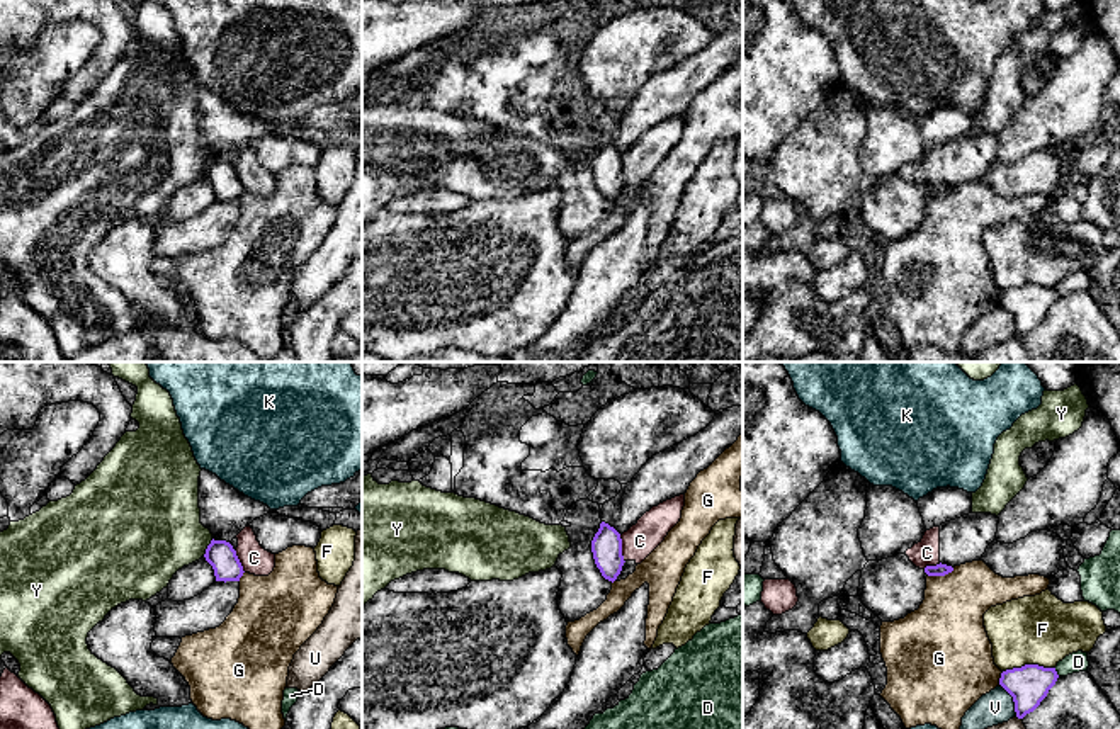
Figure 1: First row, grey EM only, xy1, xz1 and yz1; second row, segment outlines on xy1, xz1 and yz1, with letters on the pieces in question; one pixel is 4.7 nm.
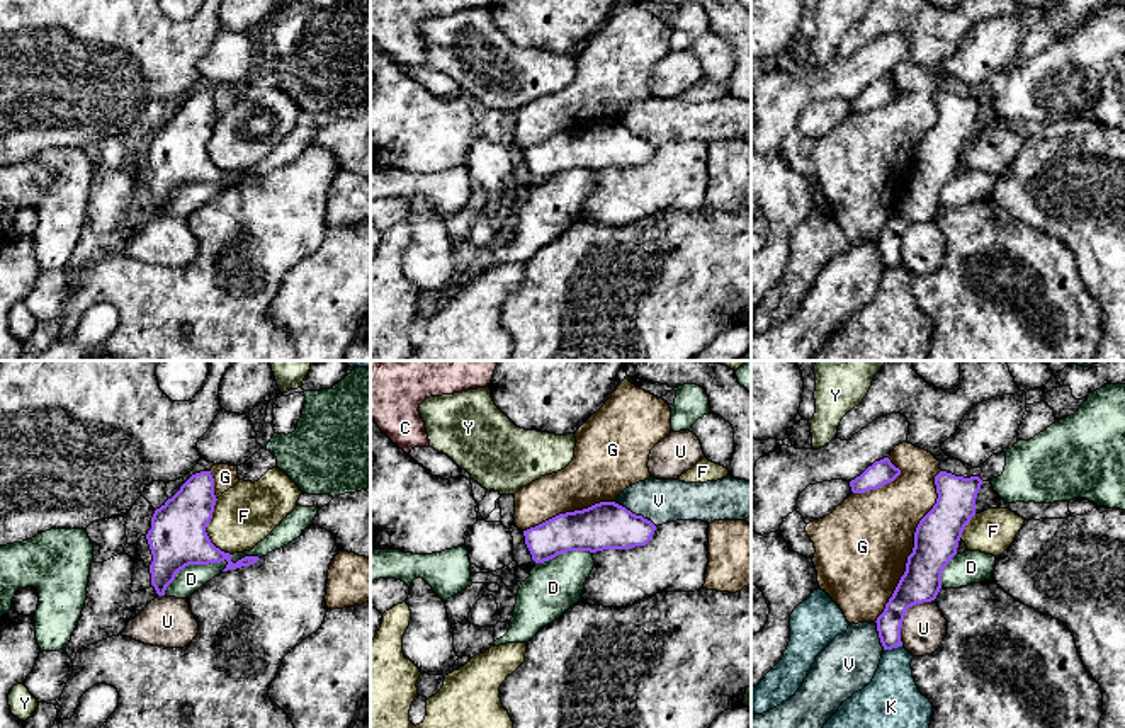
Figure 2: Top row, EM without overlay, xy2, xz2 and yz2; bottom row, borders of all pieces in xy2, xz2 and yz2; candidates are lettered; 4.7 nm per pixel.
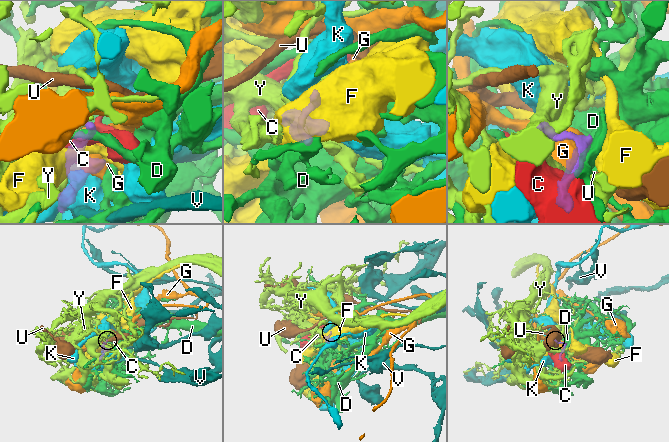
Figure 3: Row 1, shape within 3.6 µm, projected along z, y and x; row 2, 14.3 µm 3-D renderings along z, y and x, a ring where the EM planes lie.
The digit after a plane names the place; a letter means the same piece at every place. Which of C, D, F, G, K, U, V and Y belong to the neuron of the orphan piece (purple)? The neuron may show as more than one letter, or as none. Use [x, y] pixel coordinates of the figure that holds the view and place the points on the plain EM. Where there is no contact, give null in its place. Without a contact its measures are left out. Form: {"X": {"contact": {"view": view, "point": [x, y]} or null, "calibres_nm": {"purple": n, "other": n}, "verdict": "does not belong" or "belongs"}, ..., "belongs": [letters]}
{"C": {"contact": {"view": "xz1", "point": [621, 169]}, "calibres_nm": {"purple": 140, "other": 160}, "verdict": "does not belong"}, "D": {"contact": {"view": "xy2", "point": [208, 182]}, "calibres_nm": {"purple": 280, "other": 120}, "verdict": "belongs"}, "F": {"contact": {"view": "xy2", "point": [204, 150]}, "calibres_nm": {"purple": 280, "other": 280}, "verdict": "does not belong"}, "G": {"contact": {"view": "yz2", "point": [915, 165]}, "calibres_nm": {"purple": 220, "other": 440}, "verdict": "does not belong"}, "K": {"contact": {"view": "yz2", "point": [893, 266]}, "calibres_nm": {"purple": 120, "other": 260}, "verdict": "does not belong"}, "U": {"contact": {"view": "yz2", "point": [904, 233]}, "calibres_nm": {"purple": 190, "other": 200}, "verdict": "does not belong"}, "V": {"contact": {"view": "xz2", "point": [634, 133]}, "calibres_nm": {"purple": 220, "other": 200}, "verdict": "does not belong"}, "Y": {"contact": {"view": "xy1", "point": [208, 167]}, "calibres_nm": {"purple": 140, "other": 400}, "verdict": "does not belong"}, "belongs": ["D"]}

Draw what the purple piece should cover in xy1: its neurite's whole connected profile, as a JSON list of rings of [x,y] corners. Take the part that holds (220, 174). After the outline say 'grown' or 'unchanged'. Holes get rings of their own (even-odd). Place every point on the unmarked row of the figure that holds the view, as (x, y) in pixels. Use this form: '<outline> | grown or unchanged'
[[[212,158],[204,177],[212,185],[216,201],[240,201],[245,192],[236,170],[226,160]]] | unchanged

